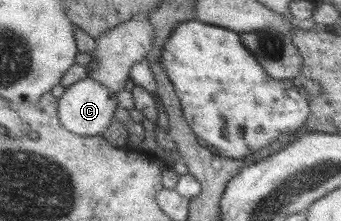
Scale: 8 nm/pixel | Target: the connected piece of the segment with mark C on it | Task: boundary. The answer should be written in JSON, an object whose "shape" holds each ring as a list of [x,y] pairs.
{"shape":[[[85,76],[85,80],[68,86],[60,97],[60,119],[65,127],[80,136],[95,137],[109,130],[116,120],[119,96],[102,82]]]}

